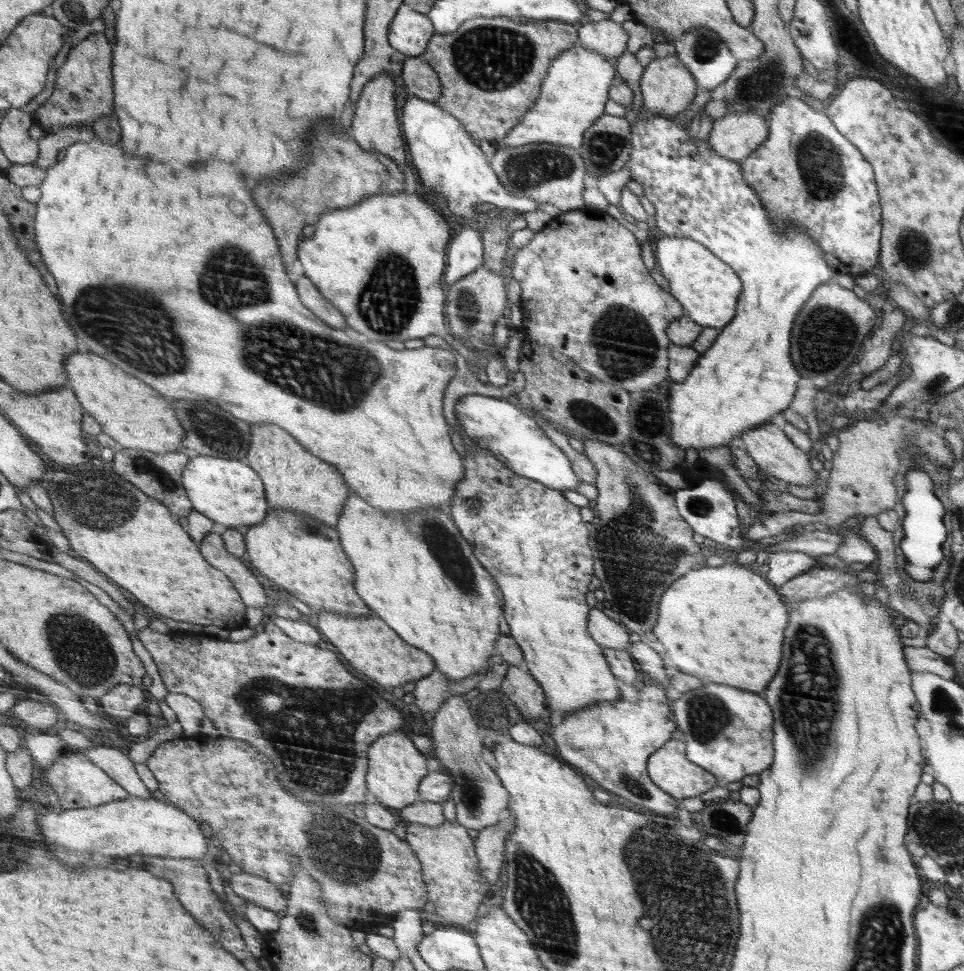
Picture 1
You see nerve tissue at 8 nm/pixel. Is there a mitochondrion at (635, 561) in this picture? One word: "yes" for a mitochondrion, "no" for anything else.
yes

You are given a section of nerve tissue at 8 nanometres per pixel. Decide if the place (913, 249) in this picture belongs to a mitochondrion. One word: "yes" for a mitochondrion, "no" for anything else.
yes

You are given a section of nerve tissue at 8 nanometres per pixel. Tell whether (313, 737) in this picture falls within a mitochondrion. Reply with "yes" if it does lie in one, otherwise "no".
yes

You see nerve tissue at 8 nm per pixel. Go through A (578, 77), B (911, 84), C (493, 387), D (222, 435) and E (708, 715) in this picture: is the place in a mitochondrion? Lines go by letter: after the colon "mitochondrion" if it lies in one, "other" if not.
A: other
B: other
C: other
D: mitochondrion
E: mitochondrion

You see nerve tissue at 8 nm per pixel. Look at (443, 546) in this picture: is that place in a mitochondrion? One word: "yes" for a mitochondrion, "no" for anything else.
yes

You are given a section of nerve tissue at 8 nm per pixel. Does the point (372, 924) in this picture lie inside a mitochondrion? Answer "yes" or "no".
no

